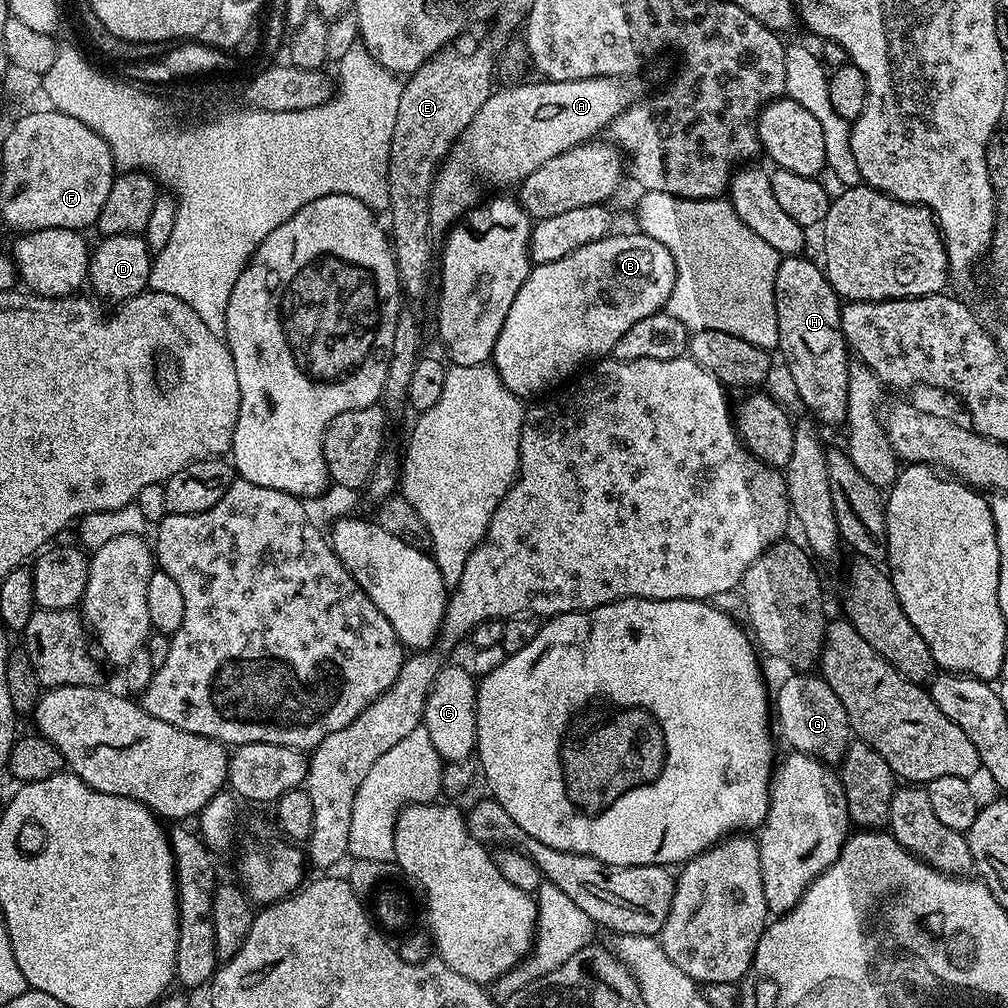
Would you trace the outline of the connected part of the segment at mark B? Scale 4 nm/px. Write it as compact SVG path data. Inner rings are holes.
M639 230L616 235L609 234L598 242L578 246L578 250L566 254L566 258L558 258L558 262L535 265L526 282L522 282L522 290L518 290L510 314L506 314L506 322L502 322L491 358L496 373L516 396L527 398L535 392L544 392L559 380L567 381L581 367L579 364L583 360L592 362L607 357L618 338L622 338L634 322L650 318L650 314L667 305L676 281L676 267L670 250Z

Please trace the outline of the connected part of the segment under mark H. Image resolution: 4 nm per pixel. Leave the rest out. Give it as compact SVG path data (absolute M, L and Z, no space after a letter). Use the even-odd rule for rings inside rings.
M804 254L786 256L778 266L774 282L778 353L788 367L797 398L808 407L807 415L821 425L843 425L848 418L850 349L840 325L842 300L830 286L823 267L806 257Z

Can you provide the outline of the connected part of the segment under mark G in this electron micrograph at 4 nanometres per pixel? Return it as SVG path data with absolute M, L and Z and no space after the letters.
M788 674L780 684L780 689L774 692L774 720L780 723L780 732L784 735L784 740L797 752L805 752L807 756L812 756L815 760L823 760L829 766L839 765L848 753L848 745L853 743L854 733L846 706L838 702L838 694L830 690L830 686L825 682L824 677L819 674Z

